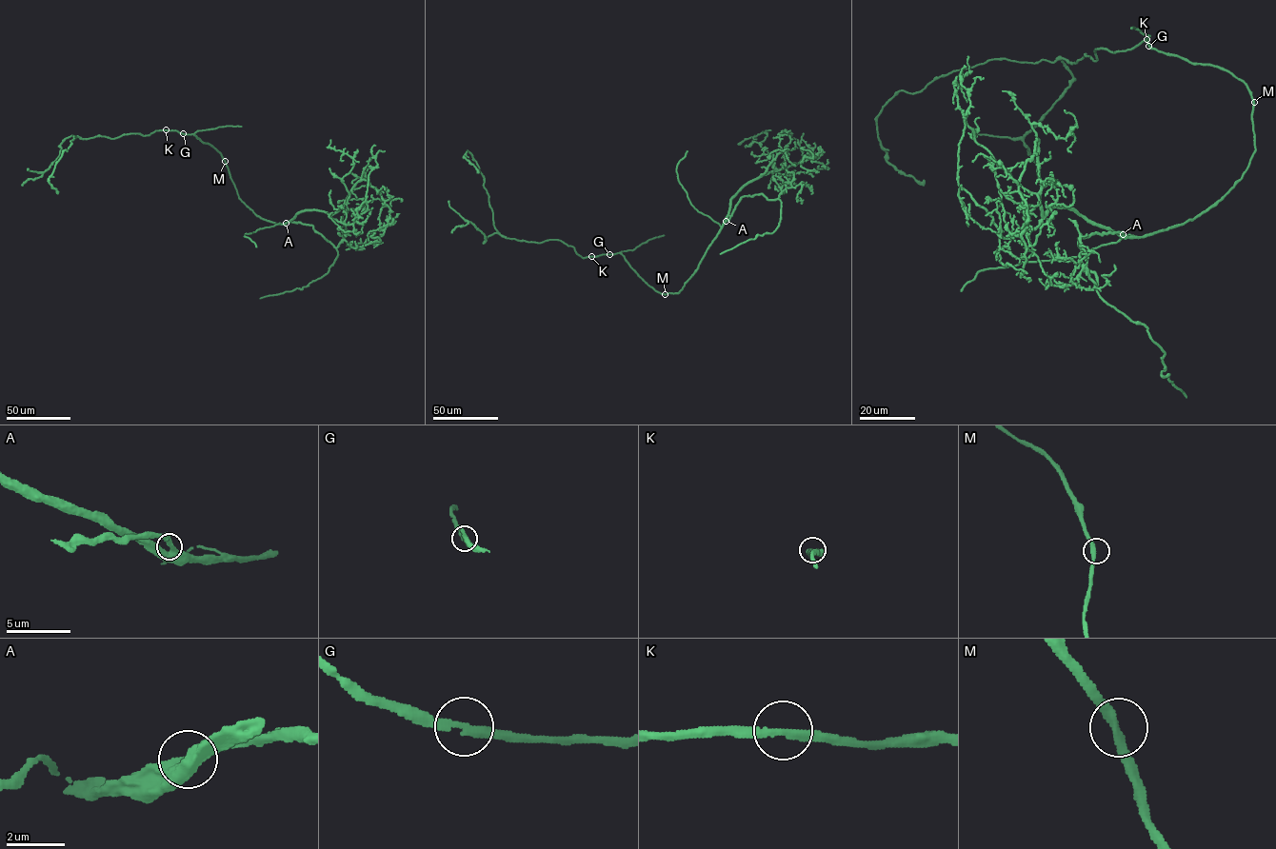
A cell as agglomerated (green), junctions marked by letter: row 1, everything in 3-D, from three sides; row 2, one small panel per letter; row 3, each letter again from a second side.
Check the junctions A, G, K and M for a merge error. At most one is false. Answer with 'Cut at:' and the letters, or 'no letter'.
Cut at: no letter

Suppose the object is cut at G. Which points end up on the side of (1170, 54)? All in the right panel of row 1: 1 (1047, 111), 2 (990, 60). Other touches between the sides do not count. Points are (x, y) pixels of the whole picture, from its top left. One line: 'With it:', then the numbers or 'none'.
With it: none

